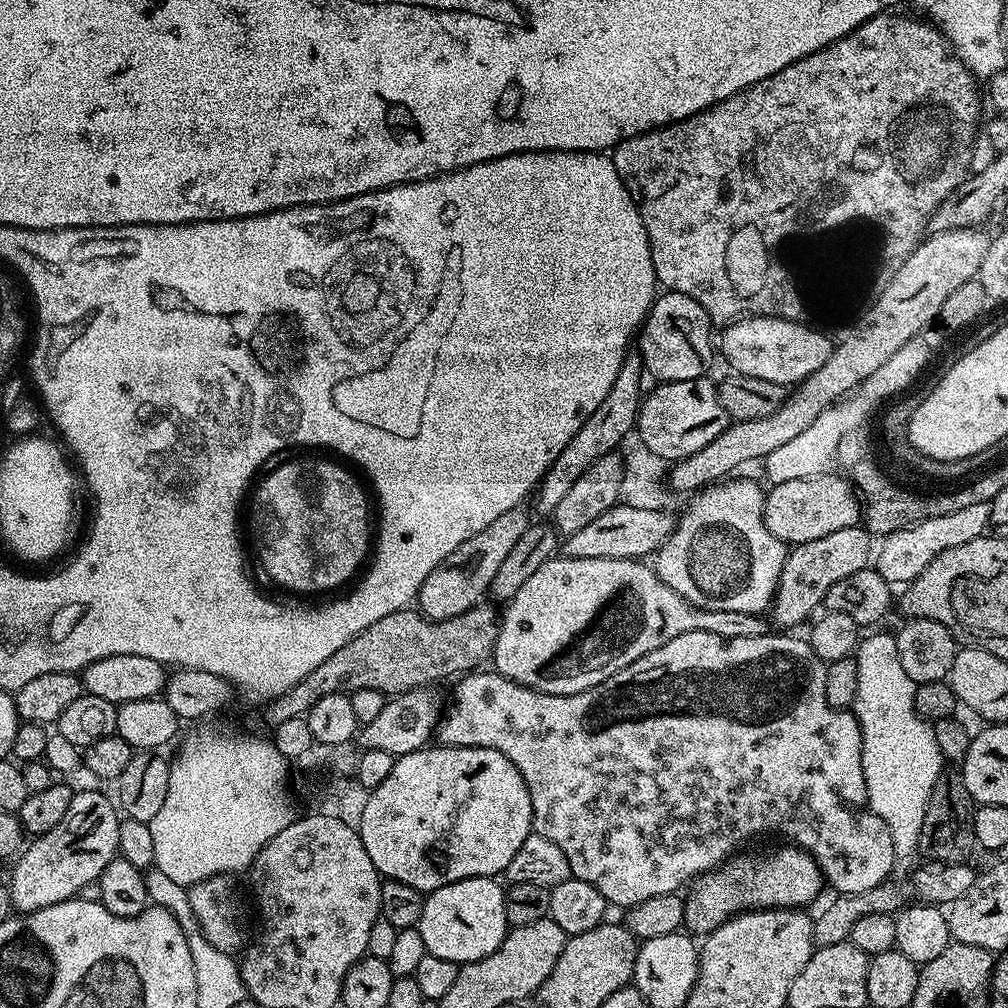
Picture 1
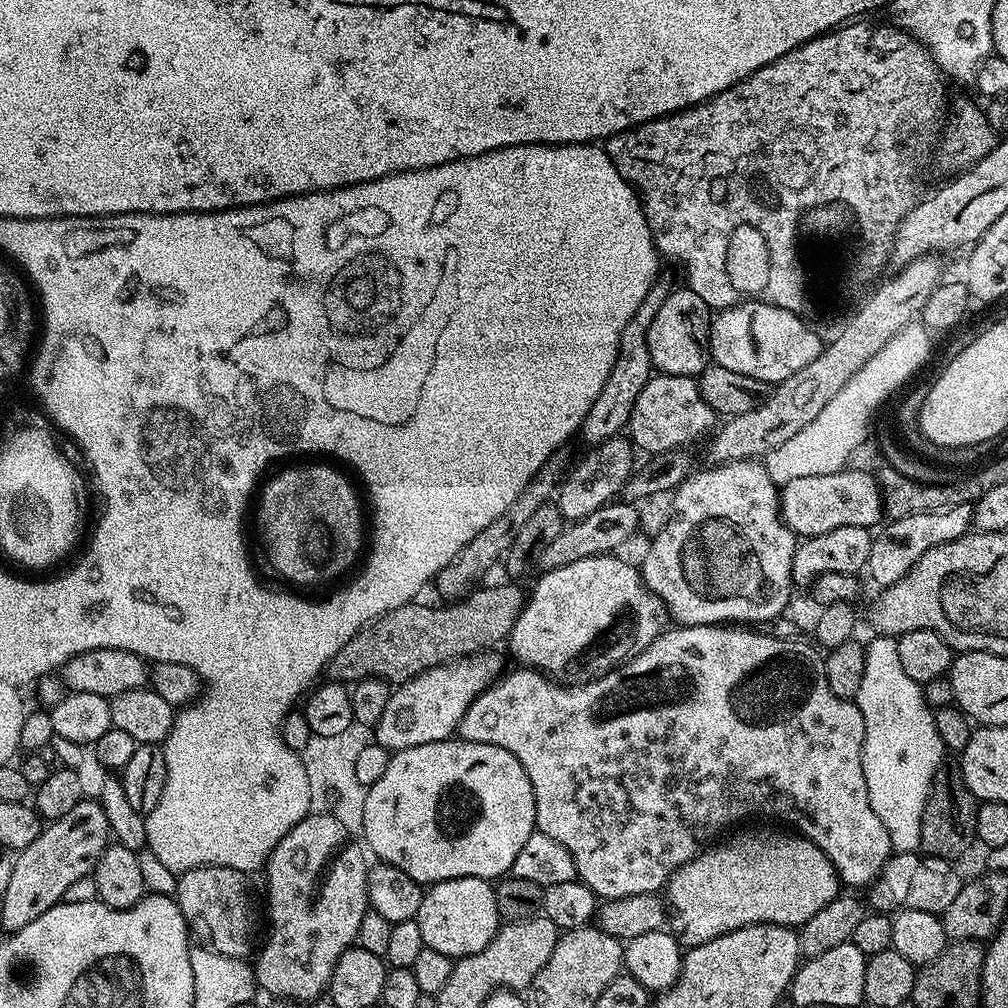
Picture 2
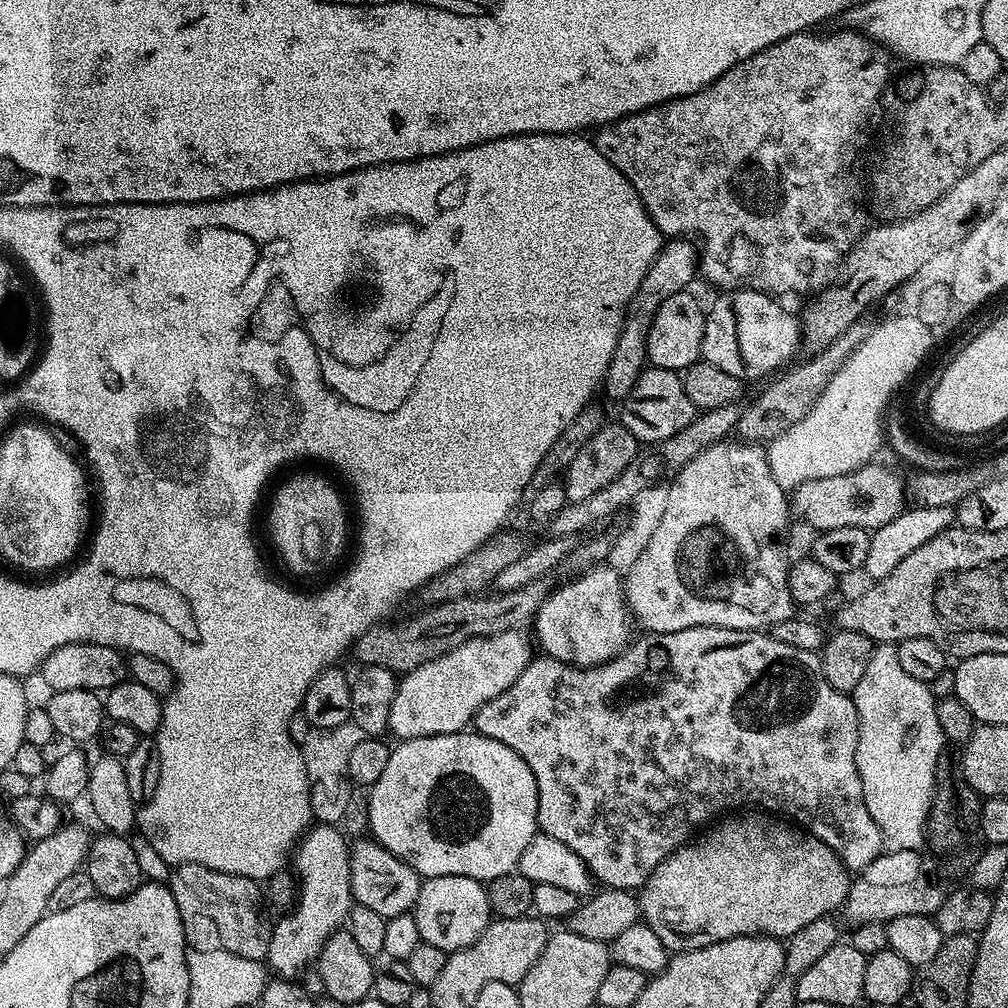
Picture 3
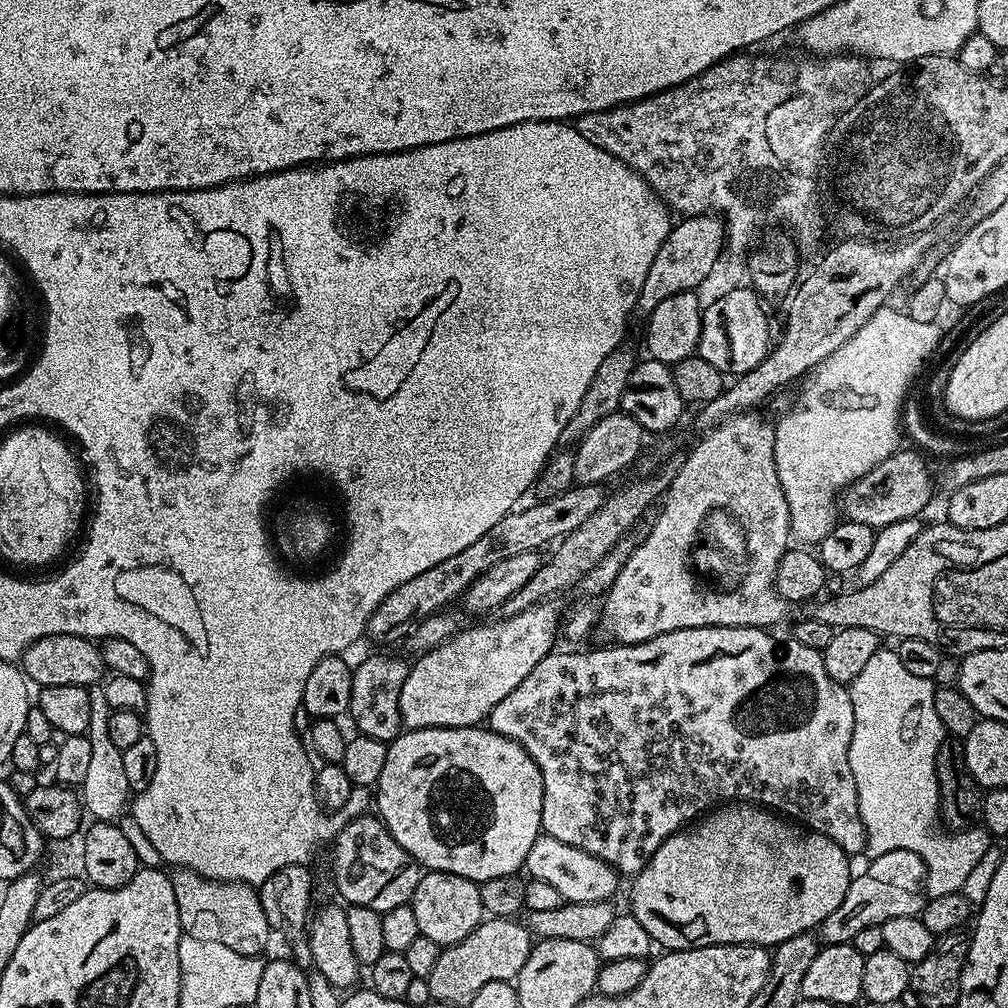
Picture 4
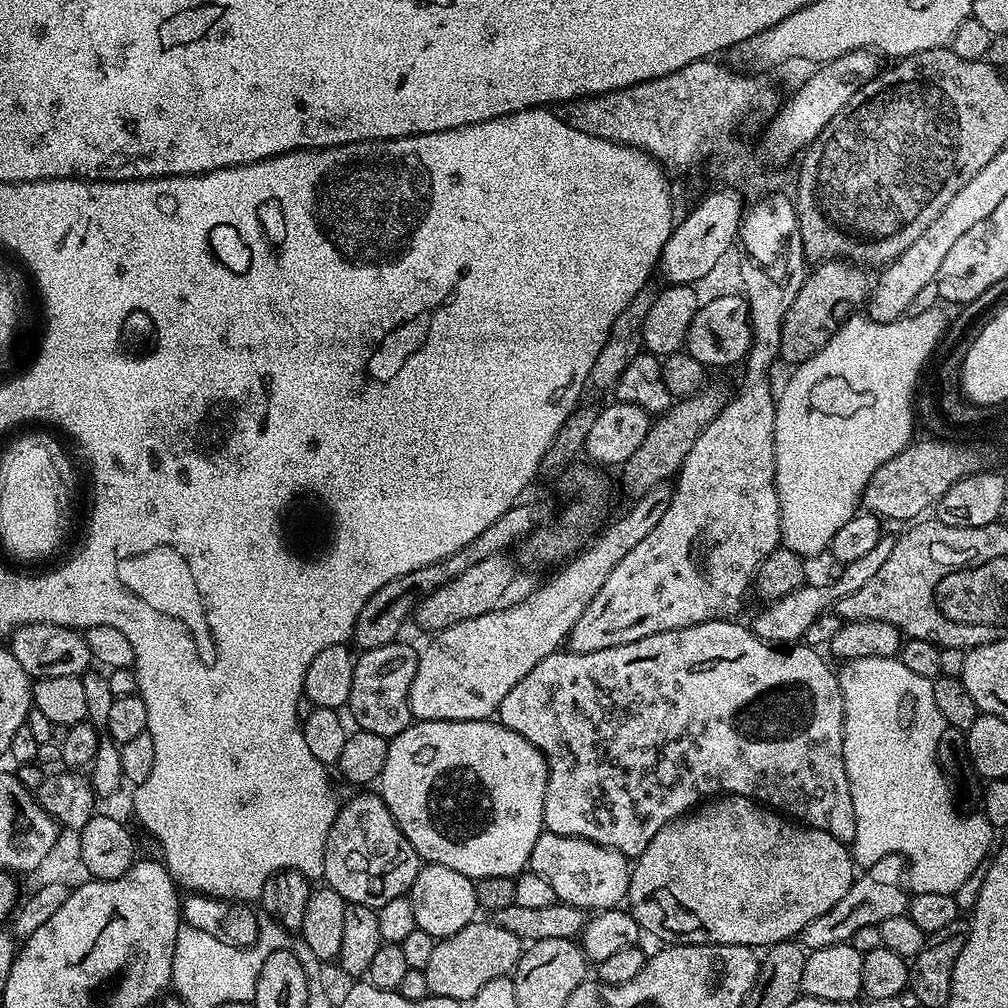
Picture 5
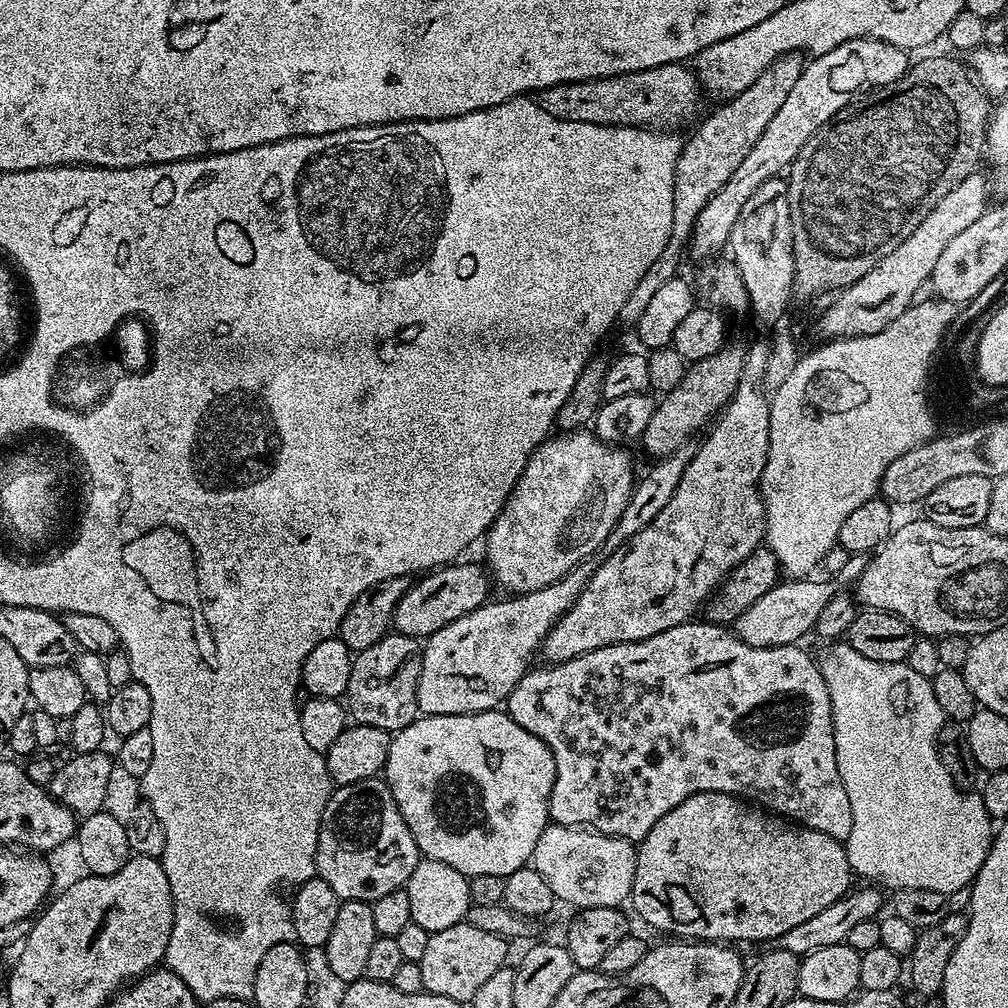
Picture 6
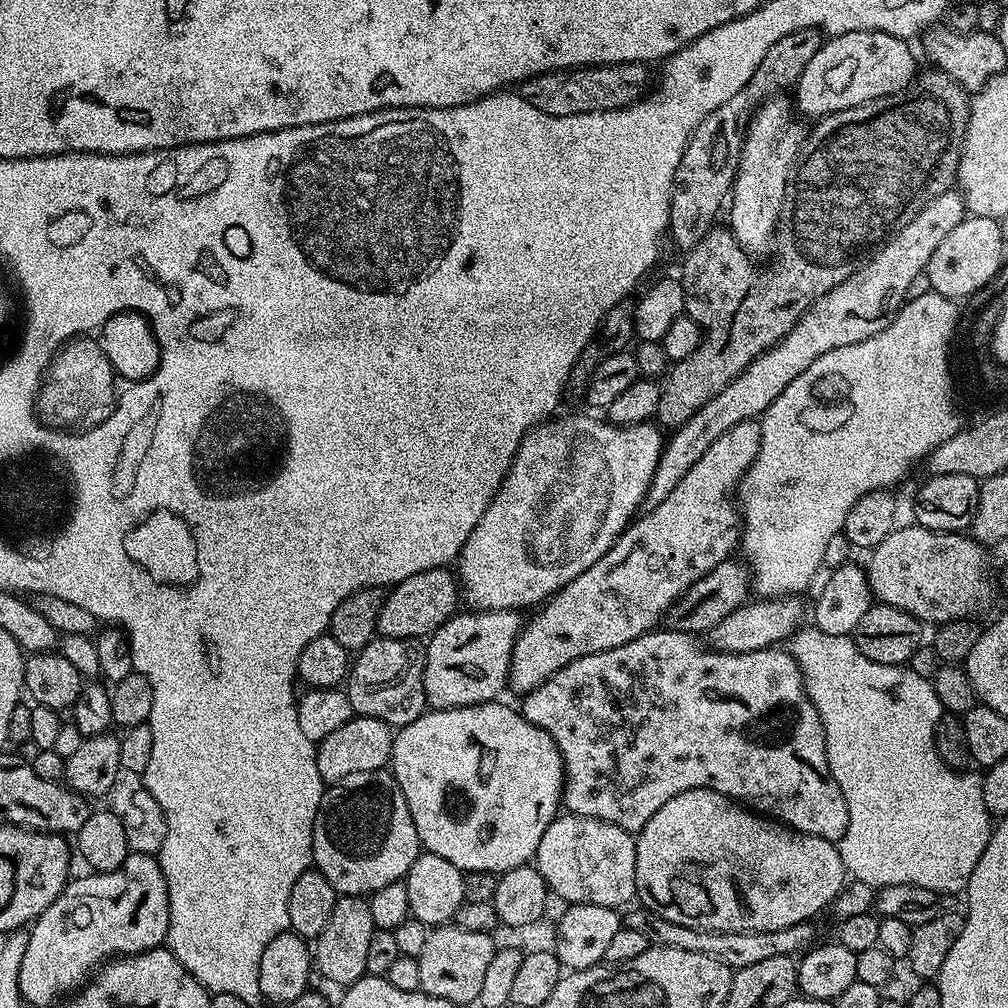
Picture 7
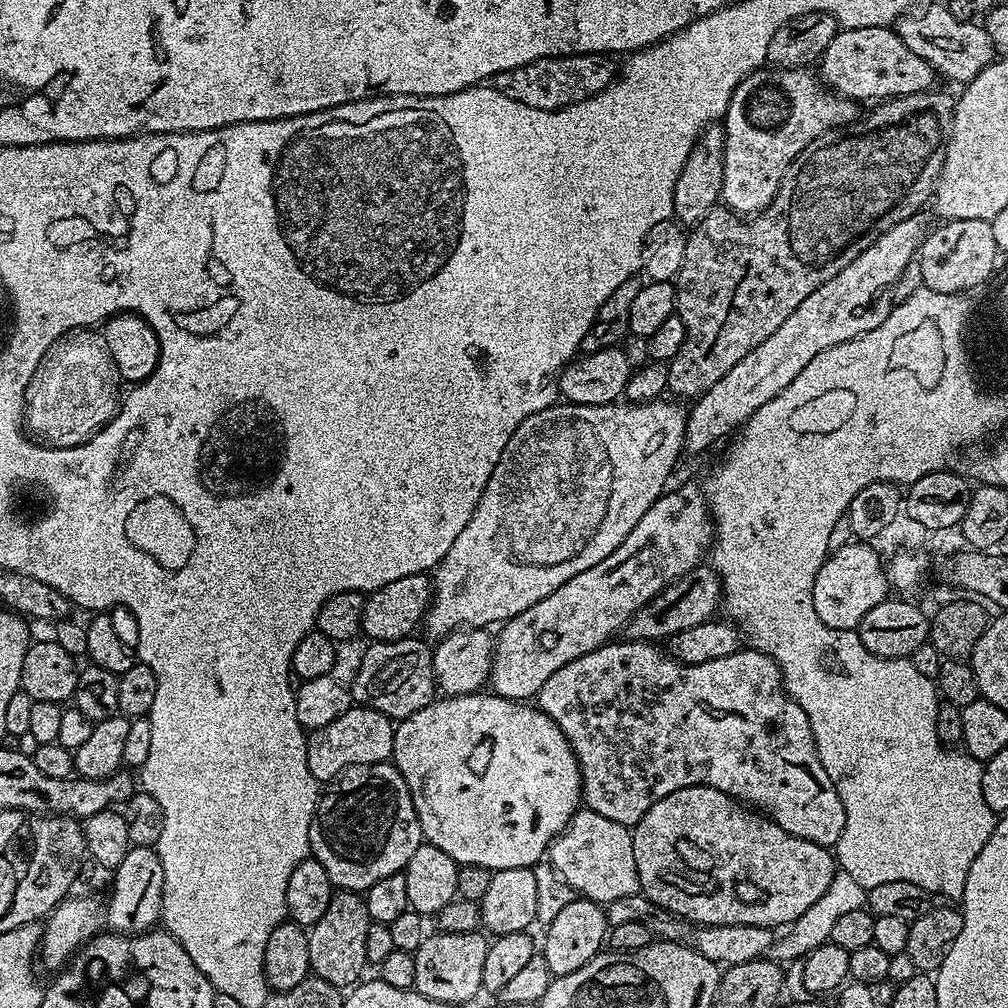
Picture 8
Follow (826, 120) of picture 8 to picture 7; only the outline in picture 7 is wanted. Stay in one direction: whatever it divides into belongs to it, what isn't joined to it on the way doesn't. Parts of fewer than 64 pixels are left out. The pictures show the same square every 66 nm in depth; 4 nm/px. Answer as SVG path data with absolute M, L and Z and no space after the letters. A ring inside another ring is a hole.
M784 94L773 96L752 113L746 125L736 181L732 183L726 224L732 237L753 258L773 251L778 236L781 201L788 192L788 181L796 157L800 155L800 145L806 139L806 128L796 121L798 116L793 101L786 97Z

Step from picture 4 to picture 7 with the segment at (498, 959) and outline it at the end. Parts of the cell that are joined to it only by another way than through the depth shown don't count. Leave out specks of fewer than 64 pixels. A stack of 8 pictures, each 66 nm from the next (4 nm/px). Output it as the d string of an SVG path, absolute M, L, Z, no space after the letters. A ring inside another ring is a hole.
M436 926L429 931L426 946L418 957L418 971L422 974L420 991L434 998L448 1000L453 1006L475 1005L480 999L482 981L494 959L498 944L487 932L475 933L461 926Z

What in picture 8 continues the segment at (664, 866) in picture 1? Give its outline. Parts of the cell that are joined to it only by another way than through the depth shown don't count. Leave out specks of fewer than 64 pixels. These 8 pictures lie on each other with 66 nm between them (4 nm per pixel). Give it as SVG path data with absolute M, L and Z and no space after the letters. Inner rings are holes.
M625 639L624 644L609 642L594 649L590 654L582 654L582 658L574 658L562 670L554 670L550 678L542 686L542 690L534 697L540 711L544 712L566 734L570 746L576 755L580 767L580 790L583 807L594 810L594 814L602 814L602 818L610 818L610 822L635 826L642 814L658 802L658 798L666 798L666 794L674 794L674 790L682 790L686 786L710 786L714 790L722 790L735 800L759 810L769 820L782 826L790 834L798 838L806 838L815 844L834 846L846 826L846 810L842 806L842 798L838 798L838 790L834 790L834 782L830 782L830 774L822 767L818 758L818 750L814 742L814 734L810 730L810 718L802 706L784 690L784 678L780 675L780 665L766 654L755 650L741 650L726 658L714 658L714 662L701 664L681 664L675 656L664 652L663 647L652 642Z

